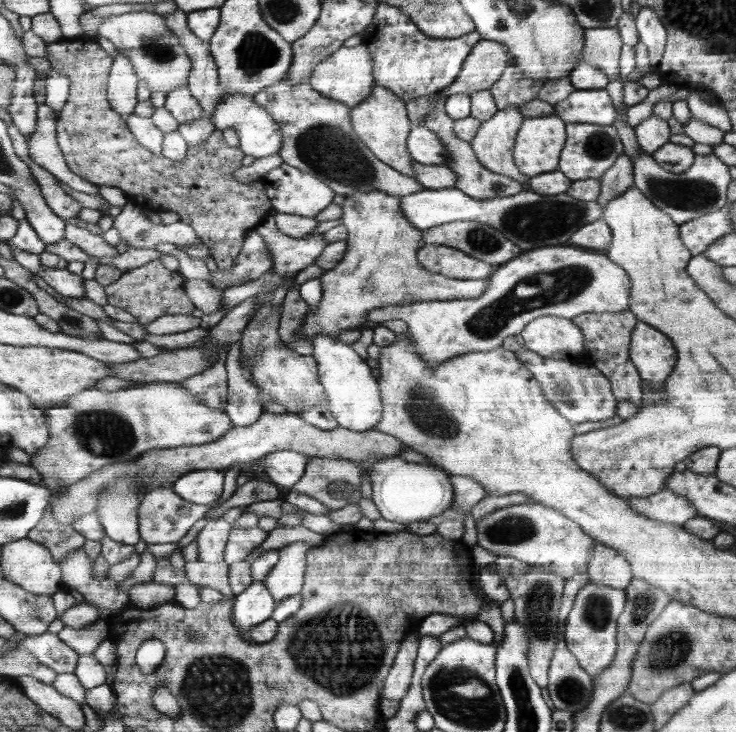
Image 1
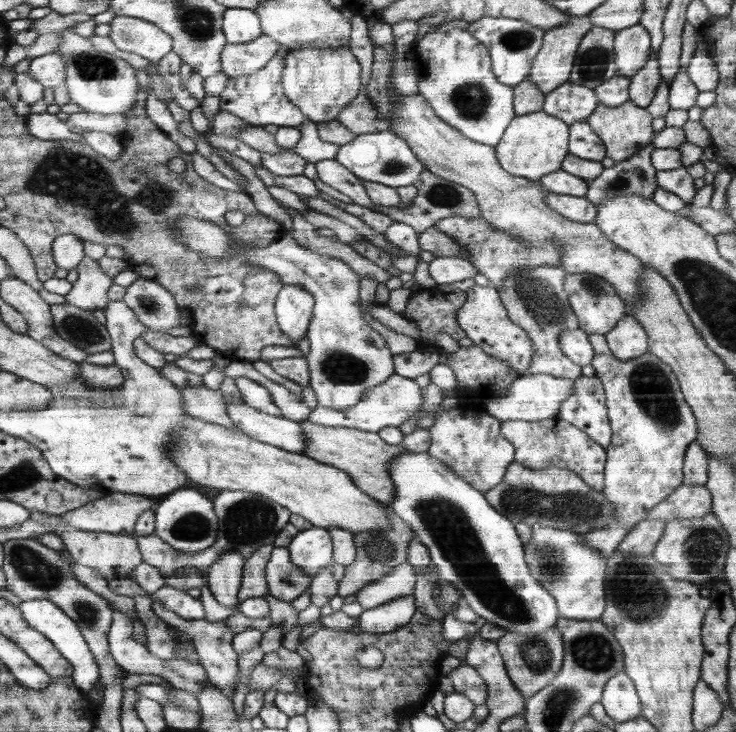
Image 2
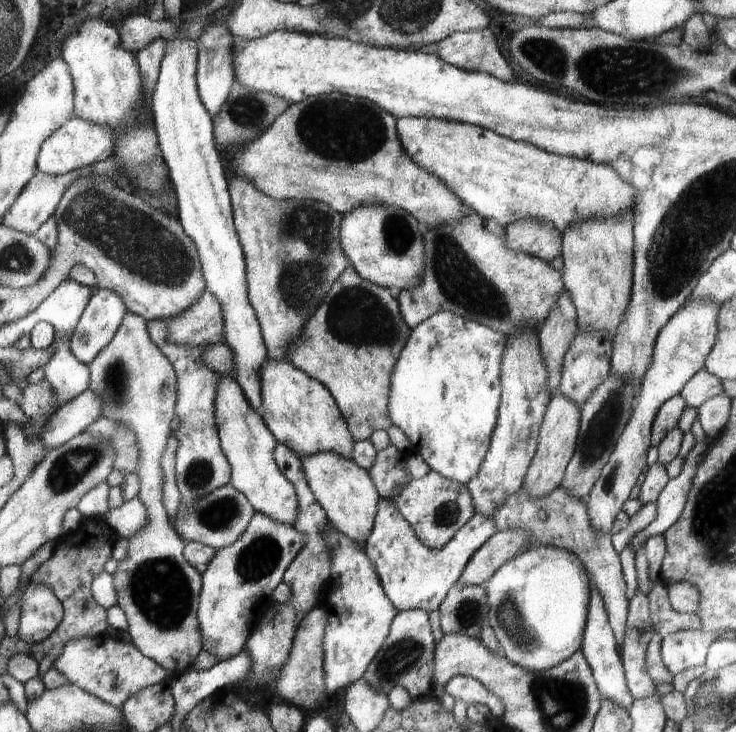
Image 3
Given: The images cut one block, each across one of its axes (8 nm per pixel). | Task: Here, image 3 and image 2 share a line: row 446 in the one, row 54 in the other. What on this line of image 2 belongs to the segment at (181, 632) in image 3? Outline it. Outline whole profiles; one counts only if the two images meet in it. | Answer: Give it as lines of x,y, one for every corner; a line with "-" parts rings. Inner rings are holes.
117,16
110,38
122,49
160,62
173,51
174,37
160,25
134,16

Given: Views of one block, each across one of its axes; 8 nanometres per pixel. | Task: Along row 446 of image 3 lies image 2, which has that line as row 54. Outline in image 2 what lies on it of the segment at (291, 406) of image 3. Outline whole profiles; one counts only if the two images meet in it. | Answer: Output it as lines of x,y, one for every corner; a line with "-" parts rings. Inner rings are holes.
303,48
291,50
285,58
282,84
284,94
314,123
338,120
341,110
345,110
362,90
362,66
351,49

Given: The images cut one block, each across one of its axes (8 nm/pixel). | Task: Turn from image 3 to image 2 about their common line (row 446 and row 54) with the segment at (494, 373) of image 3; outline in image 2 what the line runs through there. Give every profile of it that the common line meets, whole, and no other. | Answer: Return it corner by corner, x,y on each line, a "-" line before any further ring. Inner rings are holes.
447,25
423,36
412,56
420,57
419,94
427,97
441,119
474,141
495,147
514,120
514,88
498,82
492,73
488,47
464,28

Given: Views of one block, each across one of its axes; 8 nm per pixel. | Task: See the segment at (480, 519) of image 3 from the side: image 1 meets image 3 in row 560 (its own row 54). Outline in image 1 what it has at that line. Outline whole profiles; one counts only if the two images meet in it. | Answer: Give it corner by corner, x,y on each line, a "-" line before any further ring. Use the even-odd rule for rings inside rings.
379,3
375,18
365,33
368,36
364,36
362,42
374,60
375,84
391,89
405,102
432,95
454,83
475,44
483,39
476,31
455,39
426,36
404,11
384,3

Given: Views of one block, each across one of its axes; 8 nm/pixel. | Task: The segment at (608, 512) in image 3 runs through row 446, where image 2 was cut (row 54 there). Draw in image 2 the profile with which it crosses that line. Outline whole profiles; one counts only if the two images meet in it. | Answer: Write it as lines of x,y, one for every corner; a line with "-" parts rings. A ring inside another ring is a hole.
640,23
615,31
613,47
619,76
637,75
652,56
651,35

